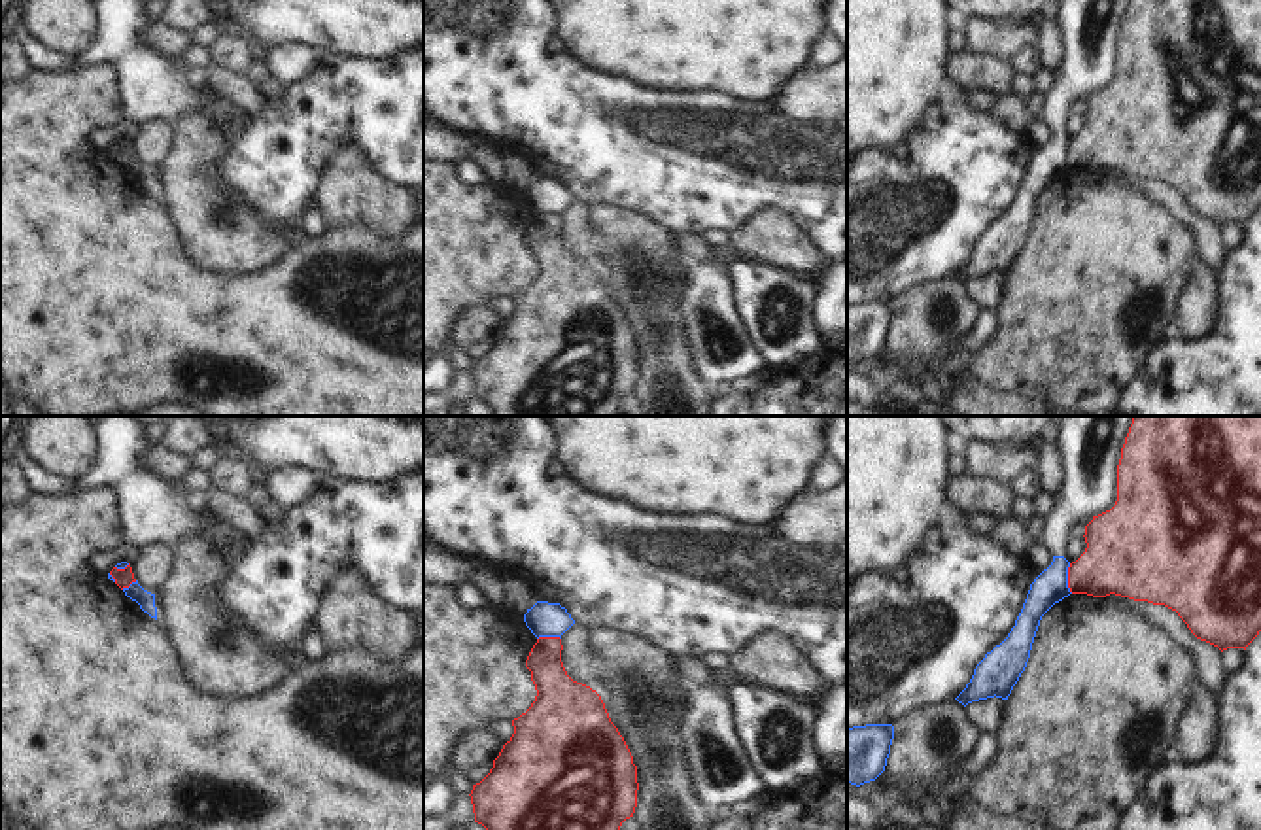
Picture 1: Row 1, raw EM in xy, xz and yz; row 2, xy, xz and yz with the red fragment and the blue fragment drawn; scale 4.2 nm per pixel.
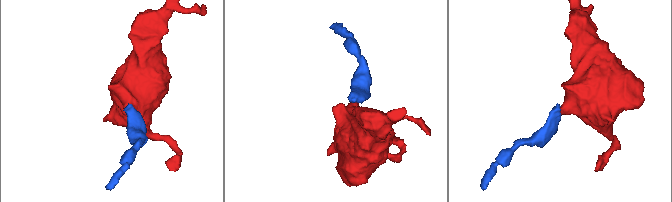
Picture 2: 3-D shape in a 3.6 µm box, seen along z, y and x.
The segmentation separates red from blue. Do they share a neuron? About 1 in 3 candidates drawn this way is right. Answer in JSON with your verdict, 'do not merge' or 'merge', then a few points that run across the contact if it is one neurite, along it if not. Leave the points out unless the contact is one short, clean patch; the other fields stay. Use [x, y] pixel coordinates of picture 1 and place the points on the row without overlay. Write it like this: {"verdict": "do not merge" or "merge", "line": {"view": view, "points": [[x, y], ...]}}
{"verdict": "do not merge", "line": {"view": "yz", "points": [[1069, 140], [1069, 165], [1072, 169]]}}

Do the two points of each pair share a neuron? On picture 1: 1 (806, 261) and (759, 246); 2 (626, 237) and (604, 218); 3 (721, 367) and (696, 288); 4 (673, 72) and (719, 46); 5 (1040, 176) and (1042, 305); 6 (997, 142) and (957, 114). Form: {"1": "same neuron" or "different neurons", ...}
{"1": "same neuron", "2": "same neuron", "3": "same neuron", "4": "same neuron", "5": "different neurons", "6": "same neuron"}

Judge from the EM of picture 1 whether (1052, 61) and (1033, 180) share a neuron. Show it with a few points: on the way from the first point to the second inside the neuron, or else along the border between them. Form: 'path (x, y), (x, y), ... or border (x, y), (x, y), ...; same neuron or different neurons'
border (1061, 29), (1063, 65), (1055, 72); different neurons

